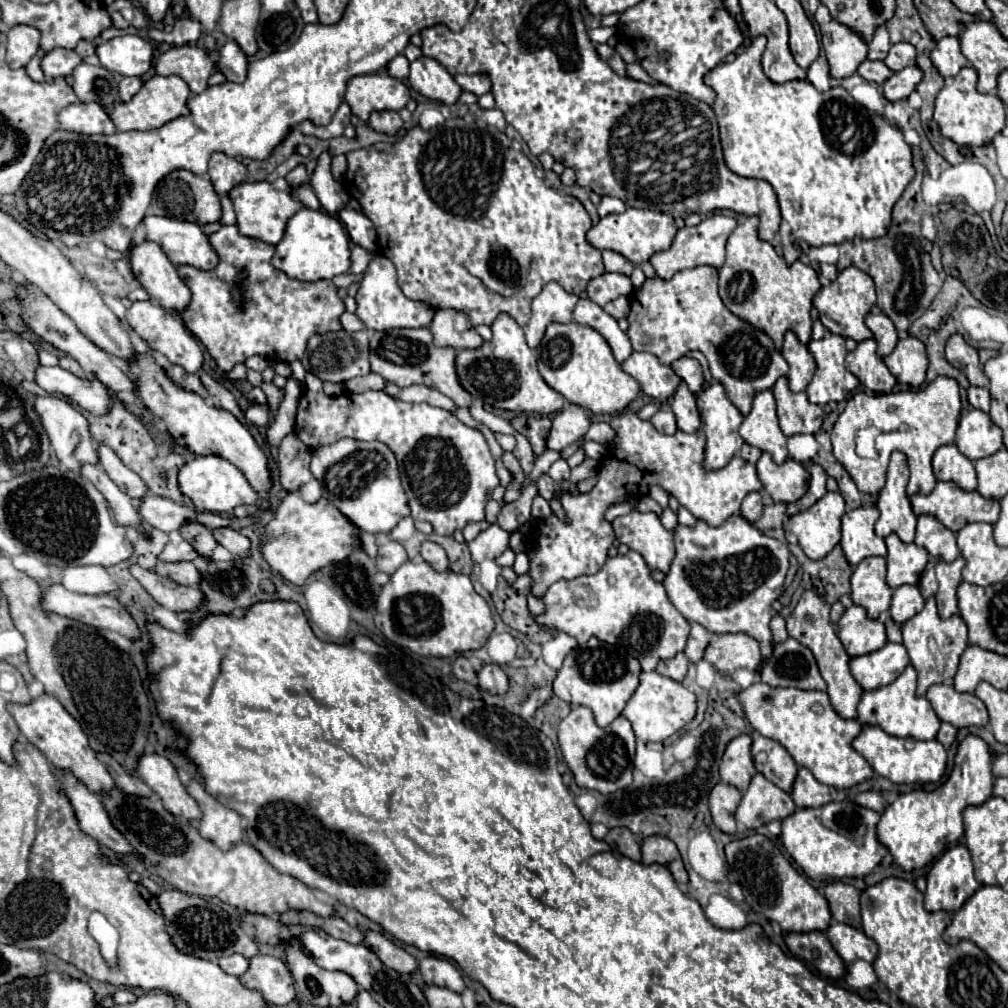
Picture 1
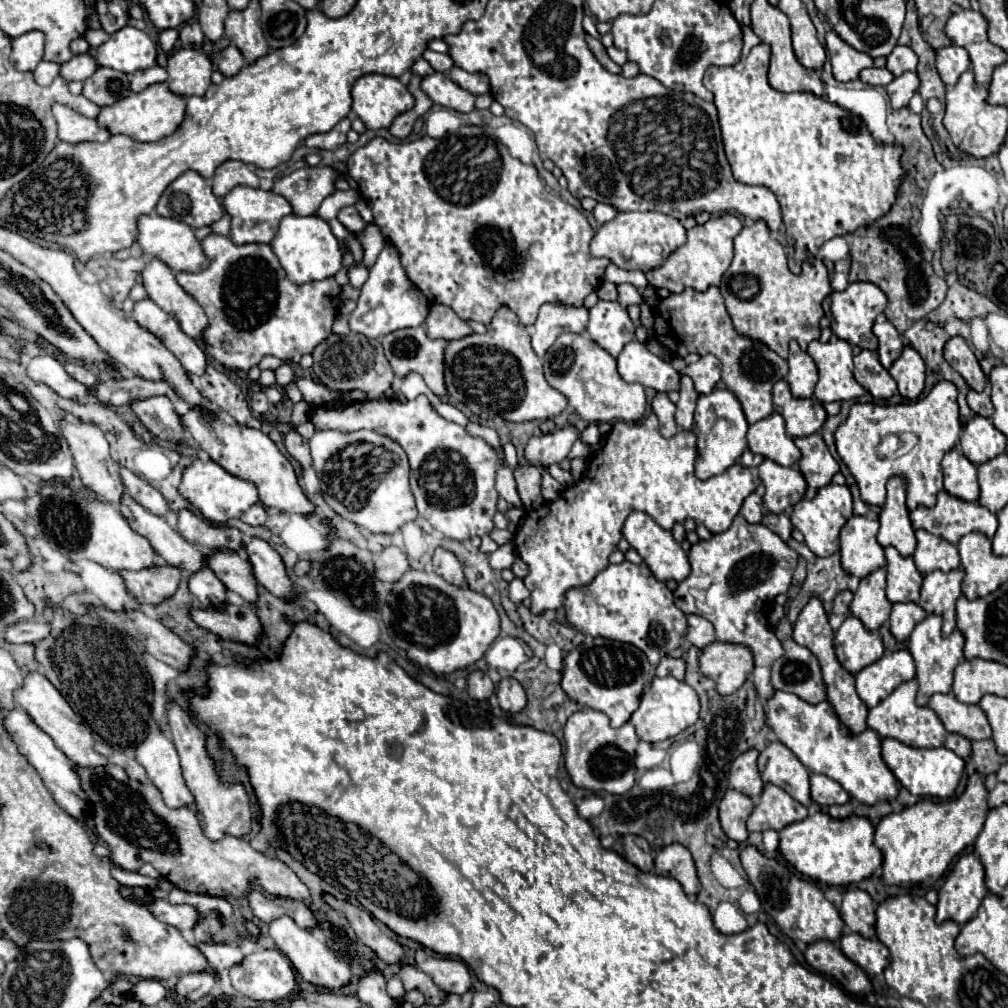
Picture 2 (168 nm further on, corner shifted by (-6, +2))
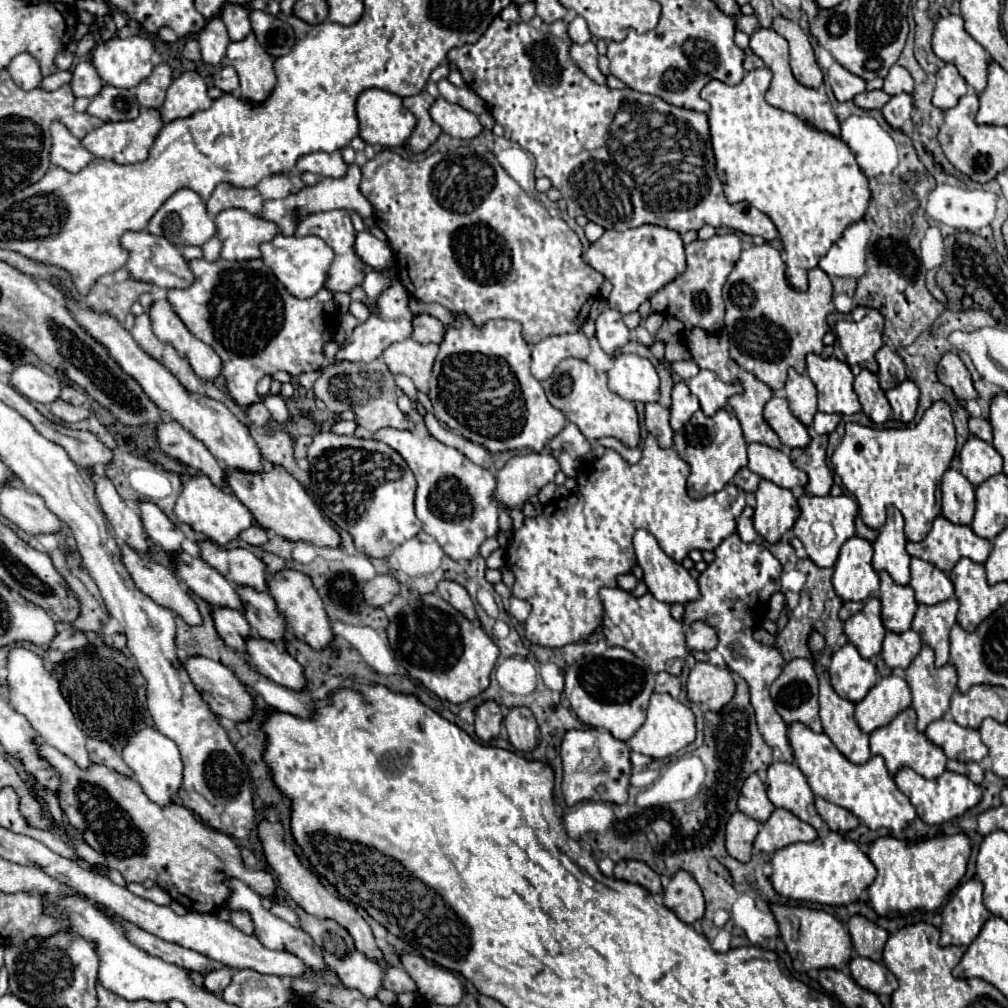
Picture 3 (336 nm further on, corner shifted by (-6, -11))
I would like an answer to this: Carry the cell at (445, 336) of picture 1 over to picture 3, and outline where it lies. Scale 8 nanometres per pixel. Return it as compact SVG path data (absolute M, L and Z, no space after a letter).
M416 315L414 317L414 333L412 339L418 343L442 343L442 333L446 333L446 325L432 315Z

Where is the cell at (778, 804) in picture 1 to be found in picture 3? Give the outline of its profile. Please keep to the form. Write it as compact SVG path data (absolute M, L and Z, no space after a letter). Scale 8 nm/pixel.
M774 809L768 821L762 823L758 837L754 839L754 851L774 853L790 843L796 841L812 841L818 837L818 831L804 823L802 819L794 817L788 809Z

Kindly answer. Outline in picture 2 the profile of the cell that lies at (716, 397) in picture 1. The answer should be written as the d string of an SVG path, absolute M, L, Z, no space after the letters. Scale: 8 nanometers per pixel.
M714 390L710 394L702 394L698 398L698 406L694 412L696 422L696 476L700 480L708 480L716 474L722 474L732 464L738 462L740 454L746 450L746 430L748 422L742 412L738 398L730 390Z

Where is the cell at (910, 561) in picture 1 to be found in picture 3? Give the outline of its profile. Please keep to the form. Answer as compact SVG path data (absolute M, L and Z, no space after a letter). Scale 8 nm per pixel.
M880 571L880 601L882 601L882 623L888 631L902 633L910 629L918 603L910 585L898 585L894 579Z

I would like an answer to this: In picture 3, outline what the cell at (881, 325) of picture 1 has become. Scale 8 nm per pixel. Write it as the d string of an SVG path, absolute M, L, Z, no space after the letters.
M882 345L882 349L876 353L876 361L880 365L878 379L880 379L880 387L884 391L896 387L898 383L902 383L906 379L906 363L892 347Z

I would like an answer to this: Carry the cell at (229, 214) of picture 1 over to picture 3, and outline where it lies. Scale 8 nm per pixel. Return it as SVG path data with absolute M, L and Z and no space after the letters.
M212 237L210 241L206 241L202 245L202 251L204 251L206 261L216 261L220 257L220 251L222 251L222 241L218 237Z

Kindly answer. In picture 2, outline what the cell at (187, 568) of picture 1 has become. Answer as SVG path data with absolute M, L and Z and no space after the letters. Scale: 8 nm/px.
M208 566L190 576L190 592L196 596L202 608L222 608L228 602L226 586Z

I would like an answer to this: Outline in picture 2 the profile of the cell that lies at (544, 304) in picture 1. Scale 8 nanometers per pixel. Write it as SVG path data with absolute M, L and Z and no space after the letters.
M544 304L532 330L532 348L542 358L554 340L564 332L584 332L588 326L588 310L562 308L560 304Z

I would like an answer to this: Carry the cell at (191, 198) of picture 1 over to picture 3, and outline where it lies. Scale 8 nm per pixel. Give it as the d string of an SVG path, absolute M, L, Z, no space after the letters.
M180 189L172 197L166 199L166 203L156 211L156 215L150 219L148 231L152 235L162 235L170 243L182 247L182 245L204 245L210 237L216 235L214 217L206 211L206 203L202 197L192 189Z

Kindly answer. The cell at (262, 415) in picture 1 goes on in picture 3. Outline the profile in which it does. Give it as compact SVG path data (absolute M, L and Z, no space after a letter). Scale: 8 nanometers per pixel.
M338 419L338 421L330 427L330 431L332 431L332 433L338 433L338 435L352 435L354 429L356 429L356 421L342 421L342 419Z

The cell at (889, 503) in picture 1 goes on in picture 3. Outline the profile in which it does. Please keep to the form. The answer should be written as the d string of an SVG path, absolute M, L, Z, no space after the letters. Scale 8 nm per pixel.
M896 507L888 509L888 519L874 541L872 567L876 571L888 571L900 585L910 581L910 555L906 553L904 517Z

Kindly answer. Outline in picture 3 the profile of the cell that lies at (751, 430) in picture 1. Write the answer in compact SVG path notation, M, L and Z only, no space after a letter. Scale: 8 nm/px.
M762 443L748 445L748 469L780 487L794 489L808 483L804 471L794 467L784 449L774 449Z

